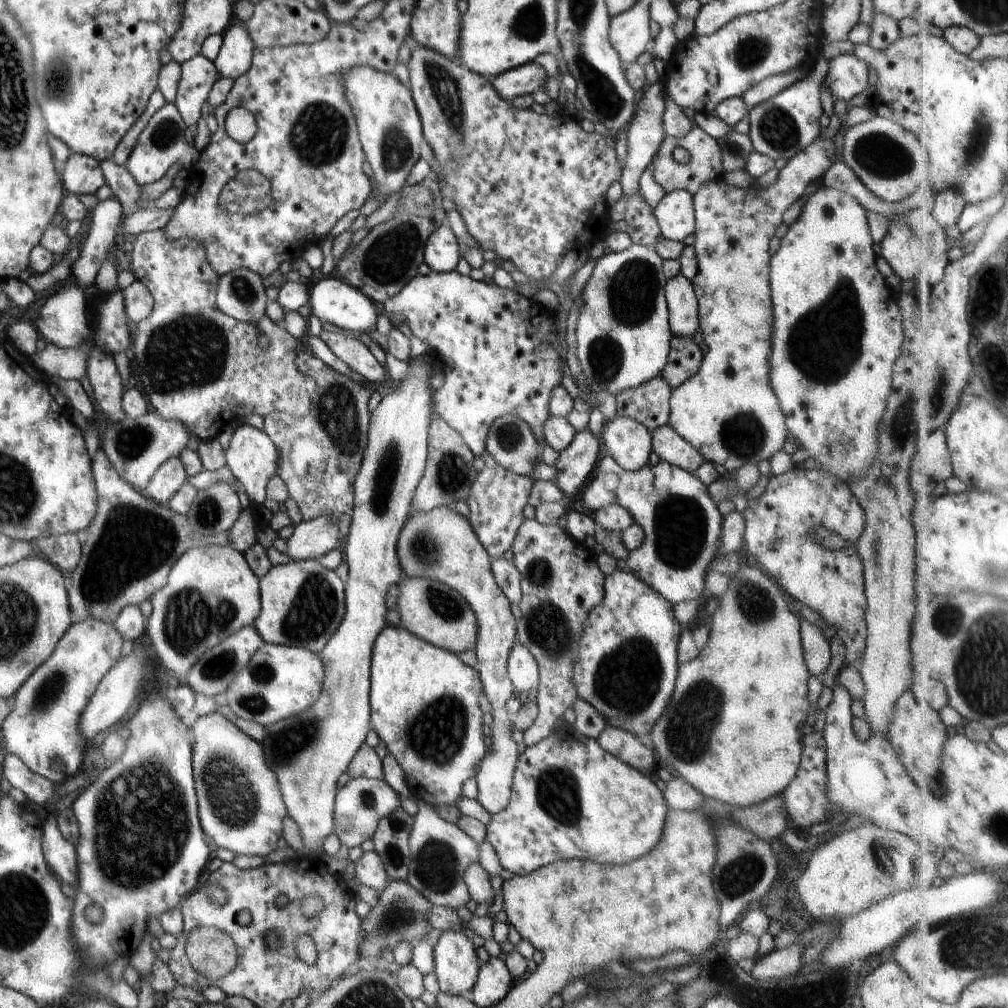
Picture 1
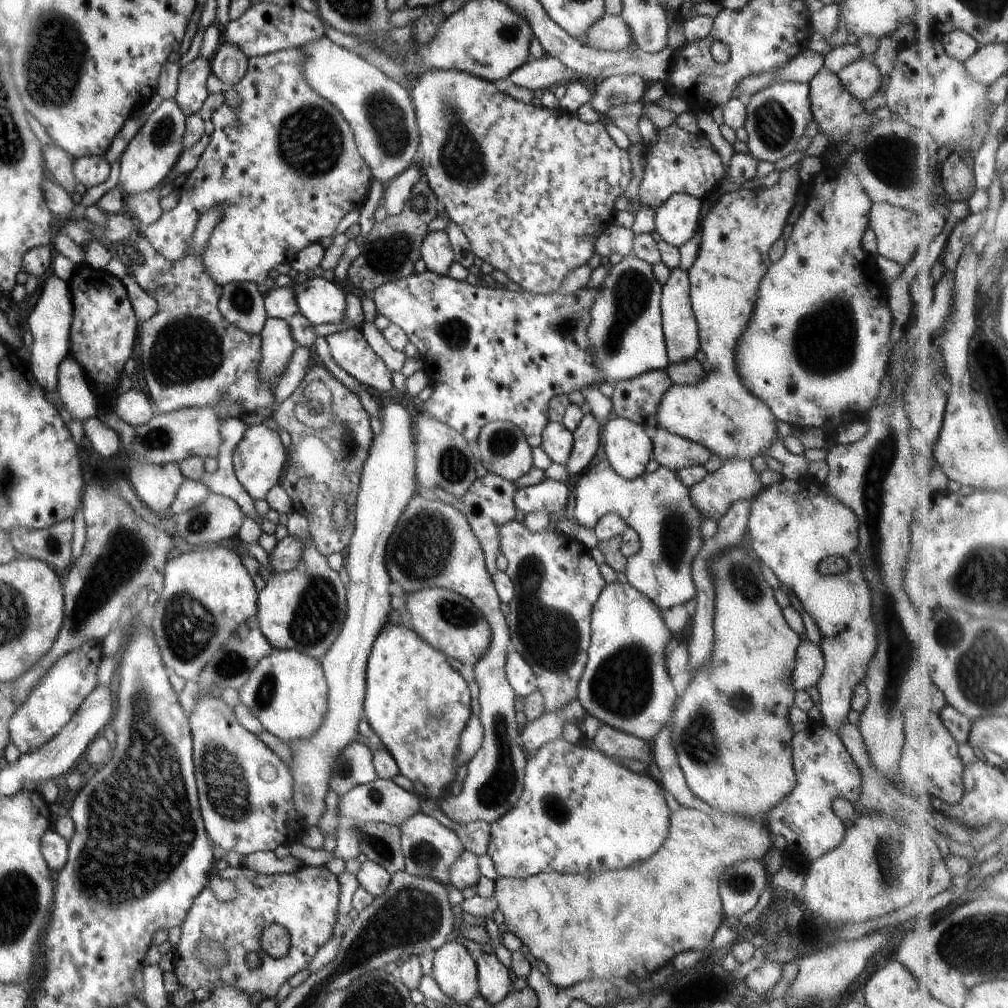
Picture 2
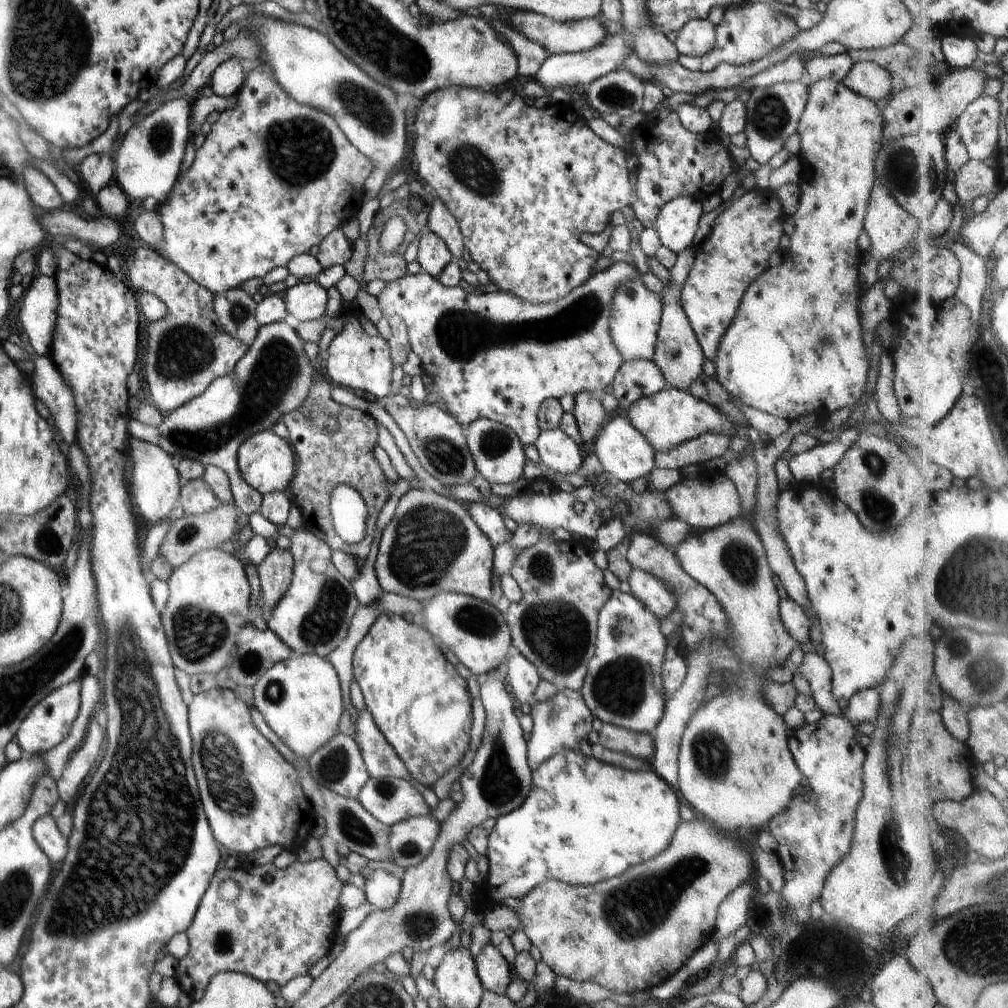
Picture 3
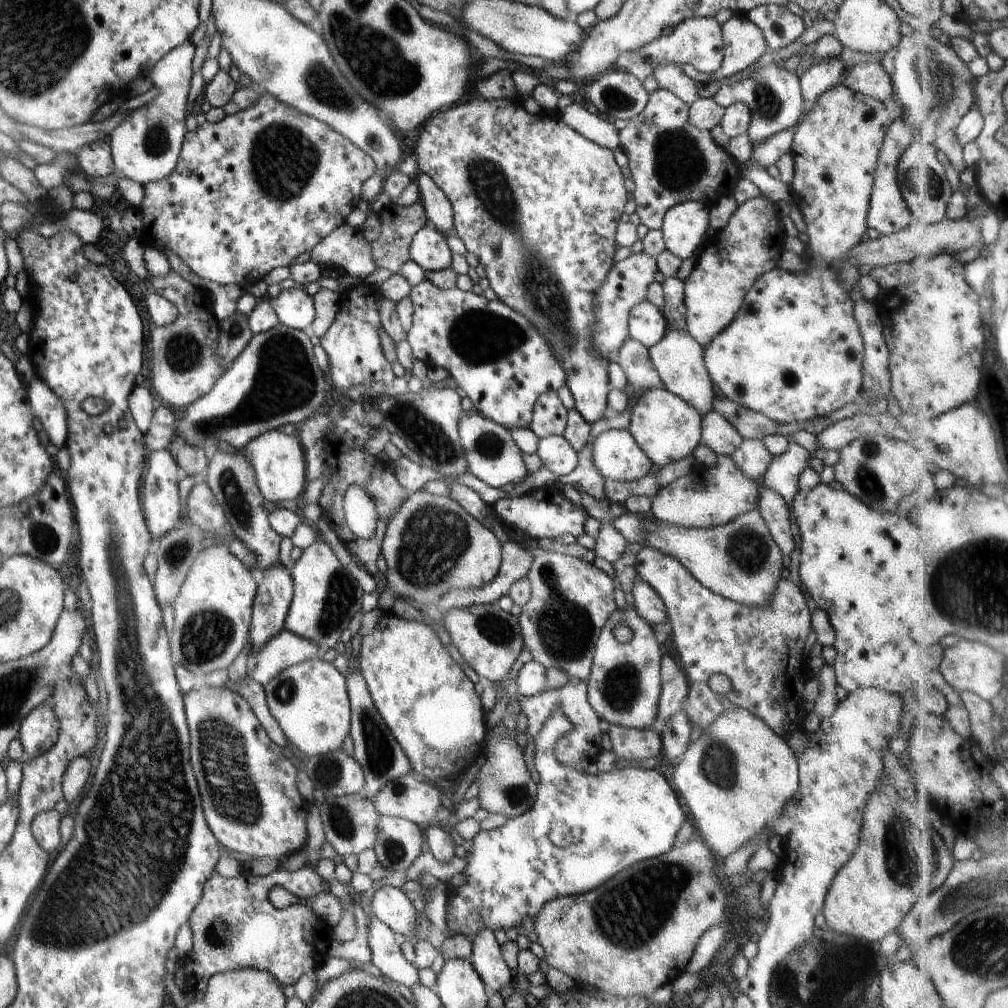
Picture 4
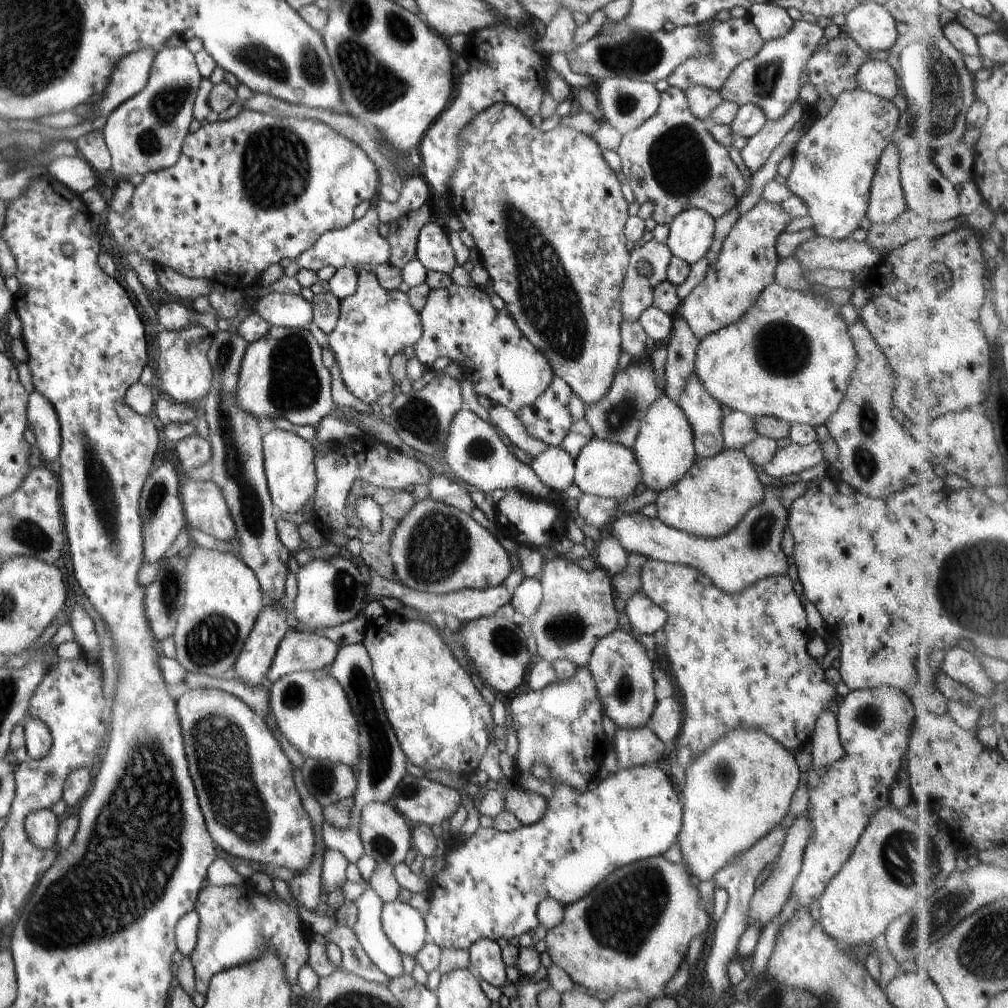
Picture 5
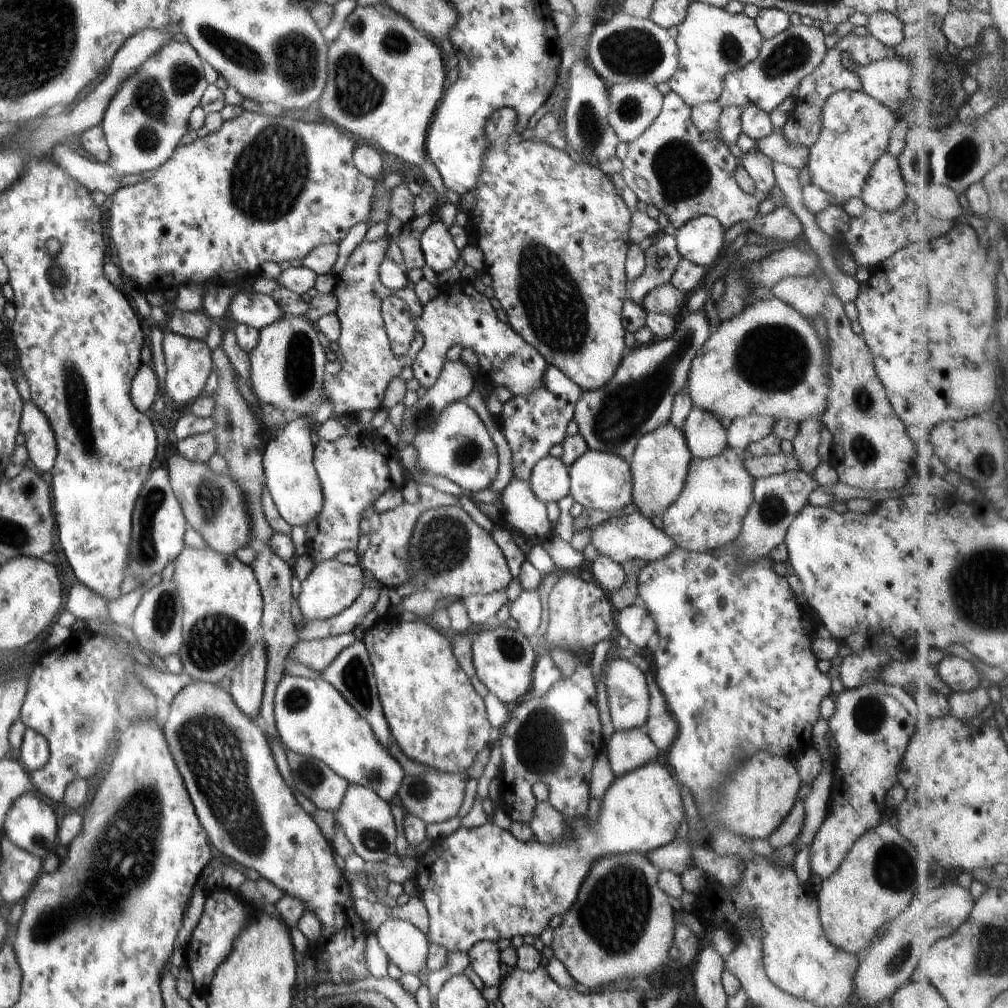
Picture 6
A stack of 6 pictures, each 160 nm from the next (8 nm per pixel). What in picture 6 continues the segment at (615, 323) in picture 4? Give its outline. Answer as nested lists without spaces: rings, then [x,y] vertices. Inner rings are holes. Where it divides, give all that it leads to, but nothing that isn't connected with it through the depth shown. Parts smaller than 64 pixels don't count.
[[[663,233],[656,237],[643,254],[644,272],[634,282],[628,284],[627,292],[629,299],[640,307],[642,300],[648,296],[648,292],[665,283],[671,283],[672,274],[681,260],[674,236]]]

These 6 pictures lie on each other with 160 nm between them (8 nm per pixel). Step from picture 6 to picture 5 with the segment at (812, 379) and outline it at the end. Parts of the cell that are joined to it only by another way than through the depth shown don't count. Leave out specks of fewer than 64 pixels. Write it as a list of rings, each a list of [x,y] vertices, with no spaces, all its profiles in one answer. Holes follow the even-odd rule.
[[[774,282],[758,295],[753,305],[744,313],[744,316],[740,317],[738,322],[733,322],[731,325],[706,335],[703,339],[699,339],[694,370],[696,378],[701,382],[704,390],[715,401],[718,401],[720,406],[728,406],[733,411],[746,413],[754,419],[756,417],[774,417],[785,420],[789,425],[798,423],[818,428],[824,426],[828,418],[838,410],[840,402],[844,398],[854,365],[855,348],[849,335],[849,327],[844,323],[840,311],[827,304],[824,298],[822,299],[816,293],[813,293],[810,286],[807,286],[804,291],[793,291]]]

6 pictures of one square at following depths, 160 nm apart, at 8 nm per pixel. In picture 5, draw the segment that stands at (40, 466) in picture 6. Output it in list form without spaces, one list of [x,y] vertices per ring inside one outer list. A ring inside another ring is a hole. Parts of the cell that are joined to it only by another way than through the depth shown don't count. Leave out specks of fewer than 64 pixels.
[[[36,390],[27,402],[27,426],[34,432],[42,462],[49,467],[59,458],[61,430],[54,407]]]

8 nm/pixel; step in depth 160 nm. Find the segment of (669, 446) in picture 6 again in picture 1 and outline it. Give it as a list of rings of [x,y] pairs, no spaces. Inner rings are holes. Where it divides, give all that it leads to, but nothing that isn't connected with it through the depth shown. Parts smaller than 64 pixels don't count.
[[[820,136],[817,140],[814,140],[812,144],[806,146],[804,150],[796,154],[790,160],[786,162],[786,166],[781,170],[781,174],[778,177],[777,182],[774,182],[772,186],[768,186],[767,189],[762,188],[760,185],[750,186],[749,188],[734,188],[734,186],[728,186],[723,179],[714,180],[714,182],[708,182],[704,184],[696,194],[694,194],[694,211],[695,211],[695,232],[694,236],[696,242],[694,242],[693,248],[695,251],[698,274],[694,276],[691,284],[694,286],[694,293],[696,294],[696,299],[699,305],[699,328],[700,334],[704,336],[704,344],[708,348],[708,352],[703,357],[702,365],[700,370],[696,372],[695,376],[688,378],[680,387],[673,390],[670,400],[670,420],[668,420],[668,425],[672,426],[672,429],[683,439],[692,446],[696,448],[702,458],[709,463],[714,465],[724,466],[724,468],[729,473],[735,473],[742,466],[746,464],[758,465],[762,460],[770,460],[776,452],[783,451],[784,444],[787,442],[786,436],[788,436],[789,431],[785,426],[784,412],[780,408],[778,403],[778,398],[774,394],[774,390],[770,388],[770,368],[768,368],[768,356],[770,356],[770,338],[772,338],[772,298],[770,298],[770,260],[771,256],[769,254],[769,243],[770,240],[775,236],[776,228],[780,227],[783,223],[782,215],[788,208],[796,201],[798,201],[805,194],[806,188],[815,182],[817,179],[820,180],[822,176],[831,168],[832,164],[836,163],[838,159],[836,158],[836,145],[832,138],[826,138],[825,136]]]

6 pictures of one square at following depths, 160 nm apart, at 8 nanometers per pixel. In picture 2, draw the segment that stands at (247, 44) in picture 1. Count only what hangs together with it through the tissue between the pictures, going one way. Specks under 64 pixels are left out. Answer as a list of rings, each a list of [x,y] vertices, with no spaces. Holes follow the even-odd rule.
[[[223,42],[211,60],[211,73],[232,88],[244,78],[248,59],[237,46]]]

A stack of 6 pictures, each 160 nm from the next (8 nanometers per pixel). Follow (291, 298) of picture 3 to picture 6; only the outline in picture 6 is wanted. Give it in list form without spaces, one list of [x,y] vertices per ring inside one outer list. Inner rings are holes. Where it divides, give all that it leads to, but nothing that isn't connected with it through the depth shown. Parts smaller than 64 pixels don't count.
[[[244,290],[232,298],[232,304],[226,312],[226,319],[233,320],[237,325],[246,324],[258,331],[278,322],[282,316],[286,316],[286,312],[272,297]]]

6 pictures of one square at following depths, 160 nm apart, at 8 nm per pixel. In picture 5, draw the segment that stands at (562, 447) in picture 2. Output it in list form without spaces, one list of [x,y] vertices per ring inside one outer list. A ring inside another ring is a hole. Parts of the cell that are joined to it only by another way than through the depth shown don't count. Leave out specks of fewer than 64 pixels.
[[[550,446],[532,459],[532,470],[552,492],[559,493],[573,485],[575,459],[562,446]]]

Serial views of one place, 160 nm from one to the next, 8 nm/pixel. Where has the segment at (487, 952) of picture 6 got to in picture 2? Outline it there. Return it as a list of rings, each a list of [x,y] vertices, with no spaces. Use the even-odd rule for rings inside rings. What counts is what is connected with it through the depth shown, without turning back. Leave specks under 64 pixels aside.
[[[483,953],[477,960],[479,994],[490,1004],[502,1002],[512,989],[510,972],[496,953]]]

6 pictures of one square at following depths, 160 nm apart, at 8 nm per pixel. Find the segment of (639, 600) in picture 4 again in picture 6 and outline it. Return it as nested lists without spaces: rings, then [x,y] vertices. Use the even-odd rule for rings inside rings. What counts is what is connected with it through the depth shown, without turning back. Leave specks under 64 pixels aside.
[[[641,603],[616,612],[616,631],[628,638],[631,644],[640,649],[648,647],[648,641],[656,633],[656,622],[652,614],[646,612]]]

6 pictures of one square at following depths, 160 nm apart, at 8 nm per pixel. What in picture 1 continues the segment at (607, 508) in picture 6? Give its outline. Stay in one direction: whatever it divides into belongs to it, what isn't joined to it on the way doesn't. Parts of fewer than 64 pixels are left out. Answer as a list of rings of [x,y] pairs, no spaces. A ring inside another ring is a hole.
[[[632,418],[608,420],[602,436],[604,446],[624,470],[635,472],[645,468],[653,452],[652,436],[648,428]]]

